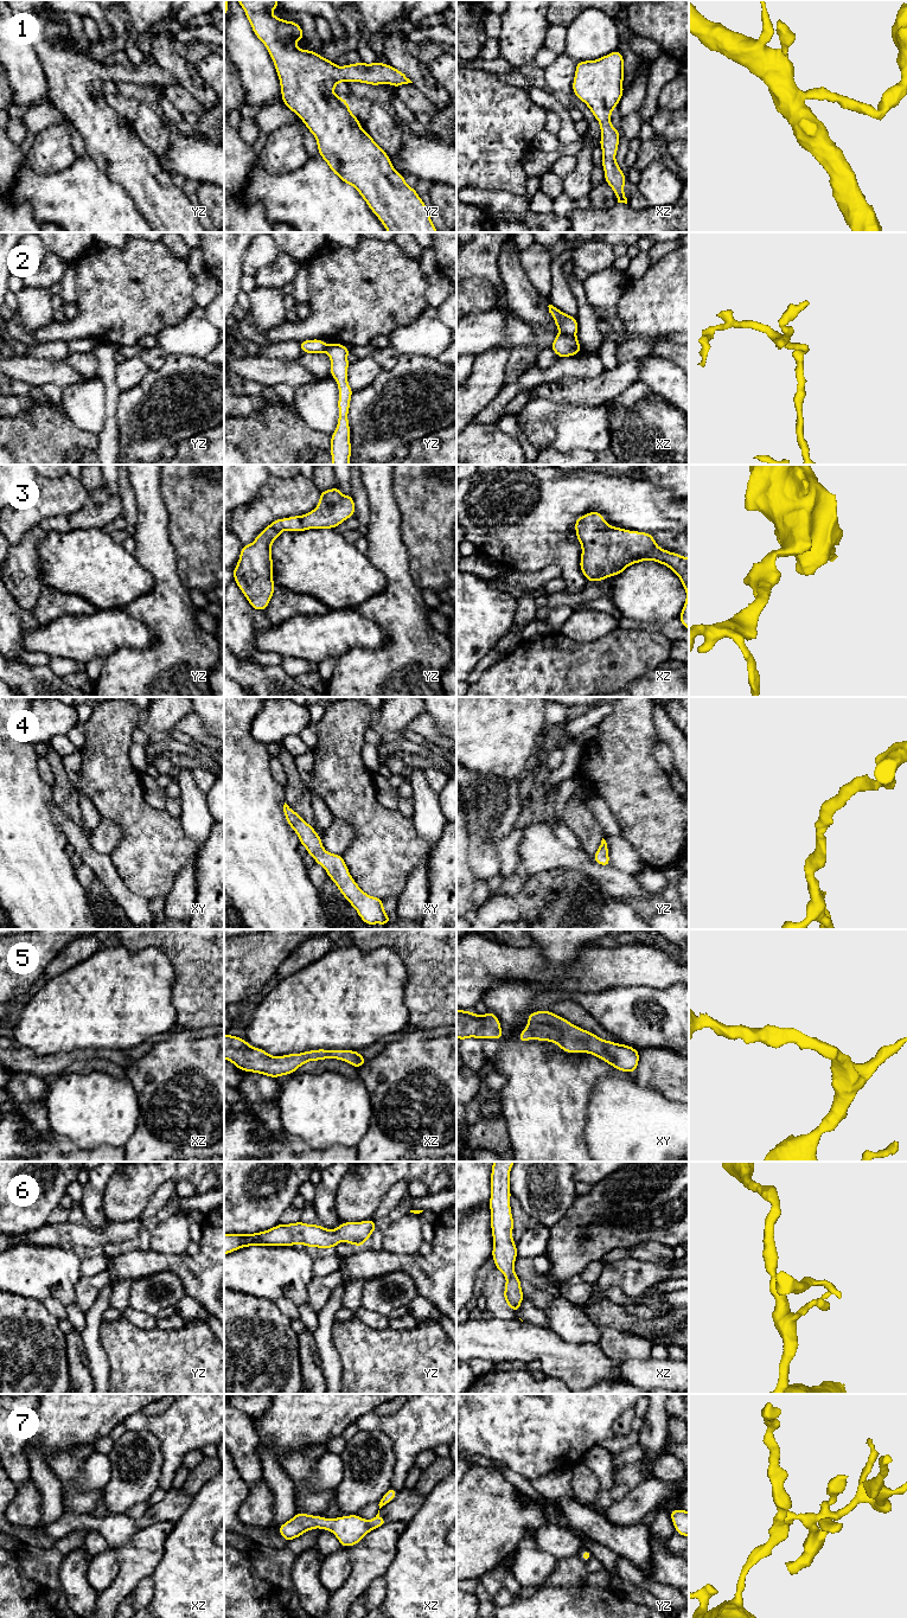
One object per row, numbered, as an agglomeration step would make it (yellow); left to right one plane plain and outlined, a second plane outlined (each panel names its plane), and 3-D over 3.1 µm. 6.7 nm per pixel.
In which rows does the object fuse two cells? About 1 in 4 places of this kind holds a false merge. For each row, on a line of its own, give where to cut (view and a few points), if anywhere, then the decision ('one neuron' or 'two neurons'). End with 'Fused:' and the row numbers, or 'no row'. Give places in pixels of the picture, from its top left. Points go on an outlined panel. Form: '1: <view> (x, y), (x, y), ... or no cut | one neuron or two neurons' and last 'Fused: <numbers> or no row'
1: no cut | one neuron
2: xz (560, 332), (567, 336), (575, 336) | two neurons
3: no cut | one neuron
4: no cut | one neuron
5: no cut | one neuron
6: no cut | one neuron
7: no cut | one neuron
Fused: 2

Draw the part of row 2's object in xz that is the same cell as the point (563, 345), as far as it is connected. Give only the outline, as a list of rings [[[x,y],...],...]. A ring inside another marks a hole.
[[[557,334],[550,347],[560,358],[571,357],[581,352],[576,335]]]

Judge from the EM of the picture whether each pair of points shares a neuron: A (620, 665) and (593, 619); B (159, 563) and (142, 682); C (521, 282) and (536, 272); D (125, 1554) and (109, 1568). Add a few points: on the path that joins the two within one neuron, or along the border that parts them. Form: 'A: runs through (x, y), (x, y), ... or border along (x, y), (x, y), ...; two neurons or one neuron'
A: border along (618, 626), (599, 638), (587, 641), (575, 640); two neurons
B: runs through (165, 593), (165, 652); one neuron
C: border along (518, 253), (528, 280), (547, 296); two neurons
D: border along (112, 1547), (115, 1554), (117, 1575), (106, 1588); two neurons

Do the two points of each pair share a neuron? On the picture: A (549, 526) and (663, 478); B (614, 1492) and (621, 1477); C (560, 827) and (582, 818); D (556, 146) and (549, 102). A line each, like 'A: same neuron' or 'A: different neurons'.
A: different neurons
B: same neuron
C: different neurons
D: different neurons

